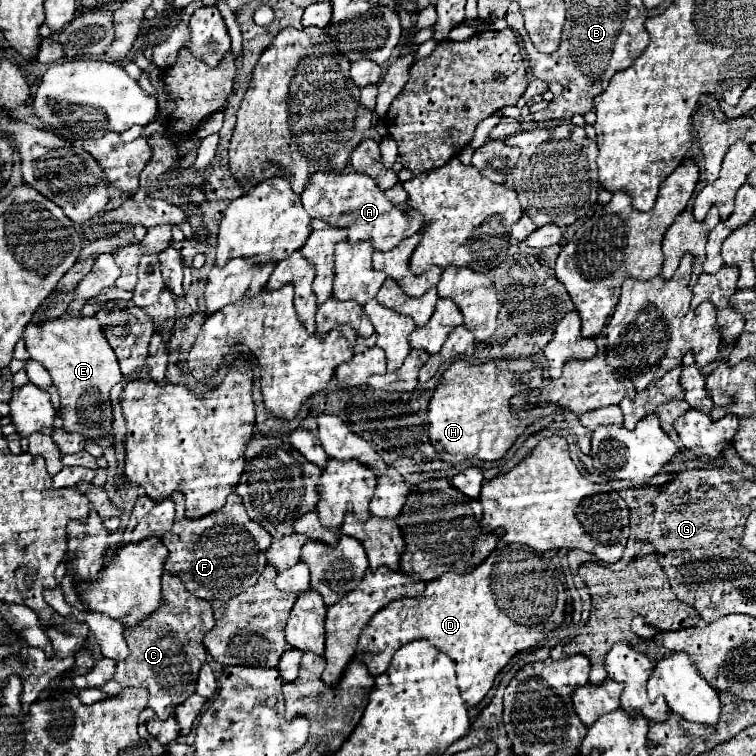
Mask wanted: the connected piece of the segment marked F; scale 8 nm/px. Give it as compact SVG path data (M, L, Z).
M230 497L220 511L182 525L180 535L162 537L162 543L170 551L166 571L180 577L186 589L198 599L228 601L252 587L266 567L264 551L270 547L272 537L246 515L244 505L236 499L240 497Z

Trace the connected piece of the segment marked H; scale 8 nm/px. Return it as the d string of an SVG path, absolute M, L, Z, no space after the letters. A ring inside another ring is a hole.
M454 361L442 375L440 385L436 387L430 405L428 405L428 437L436 447L436 453L442 461L458 465L466 459L482 459L482 461L498 461L508 449L516 443L516 439L530 427L534 421L552 415L556 405L536 405L536 409L524 409L524 413L512 413L510 399L518 393L526 393L542 385L542 371L532 367L532 371L524 375L510 373L506 369L486 365L470 365L466 361ZM524 379L522 385L516 381Z

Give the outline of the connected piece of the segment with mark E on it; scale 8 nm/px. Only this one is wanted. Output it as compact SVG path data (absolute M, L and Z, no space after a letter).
M64 313L54 319L38 319L26 327L26 349L30 357L44 365L54 385L60 391L60 403L64 411L64 429L80 433L86 439L98 441L112 429L112 405L110 389L124 377L118 367L118 359L108 345L102 325L96 319L86 319L80 313Z

